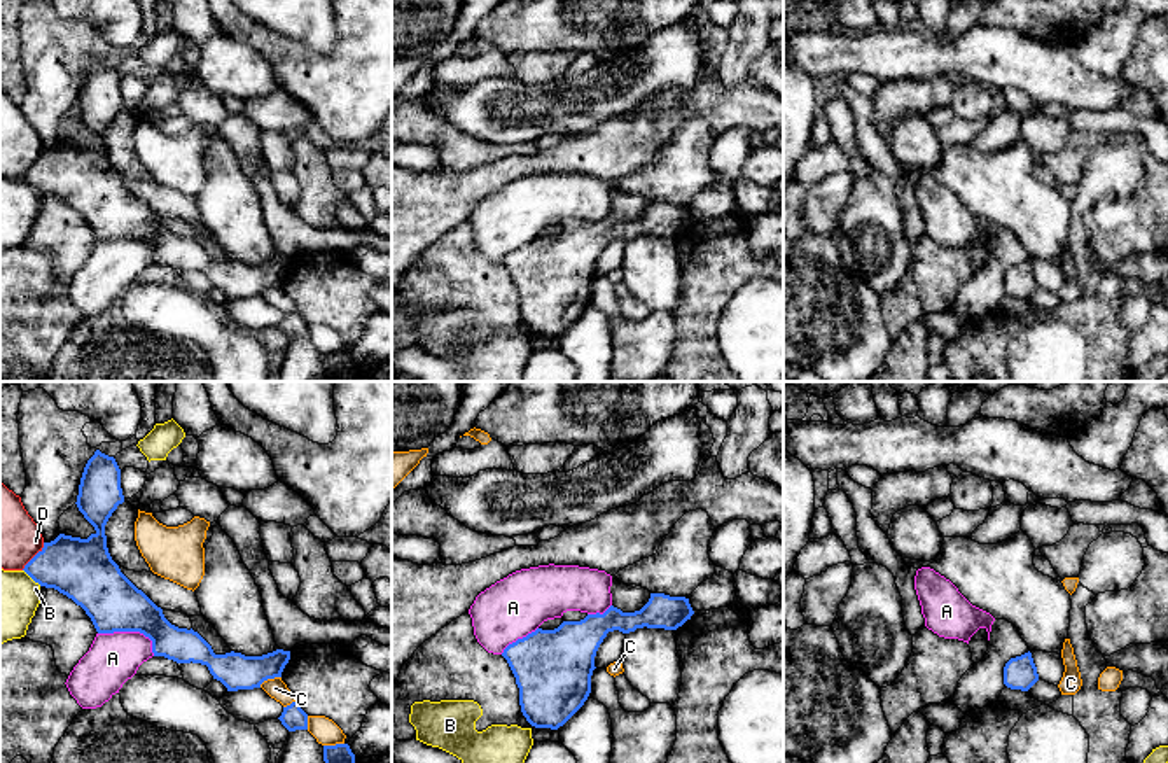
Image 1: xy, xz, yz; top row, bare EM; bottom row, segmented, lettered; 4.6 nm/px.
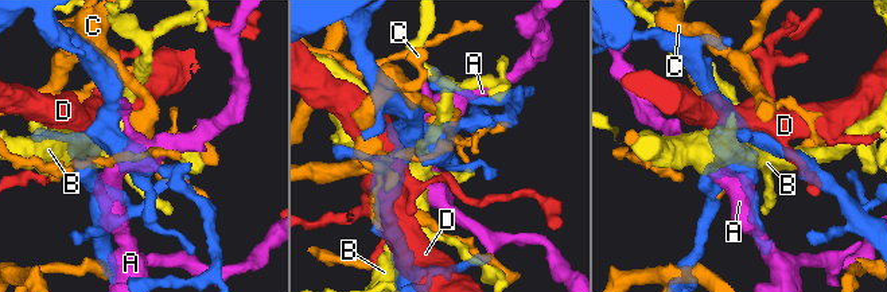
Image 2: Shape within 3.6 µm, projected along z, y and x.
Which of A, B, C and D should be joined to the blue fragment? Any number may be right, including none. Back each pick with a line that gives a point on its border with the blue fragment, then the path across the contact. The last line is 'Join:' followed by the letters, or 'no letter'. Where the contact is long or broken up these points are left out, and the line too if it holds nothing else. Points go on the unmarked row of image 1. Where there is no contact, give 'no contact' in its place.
Join: no letter

